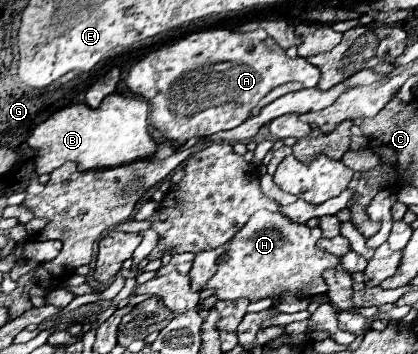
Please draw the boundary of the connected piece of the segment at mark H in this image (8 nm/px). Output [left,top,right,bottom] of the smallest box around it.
[207,211,339,301]

